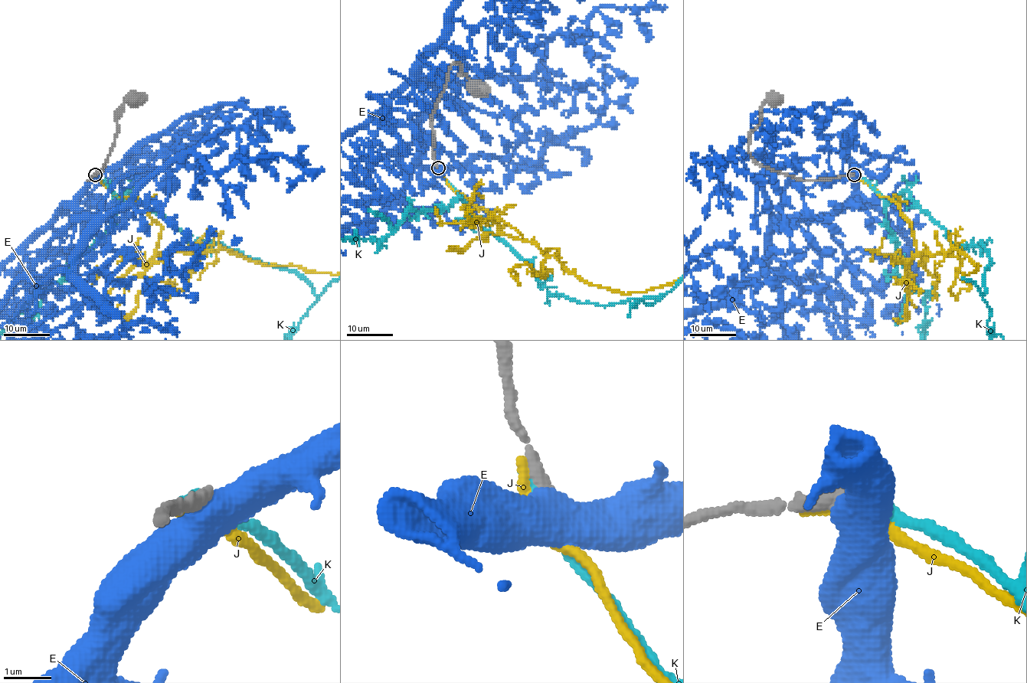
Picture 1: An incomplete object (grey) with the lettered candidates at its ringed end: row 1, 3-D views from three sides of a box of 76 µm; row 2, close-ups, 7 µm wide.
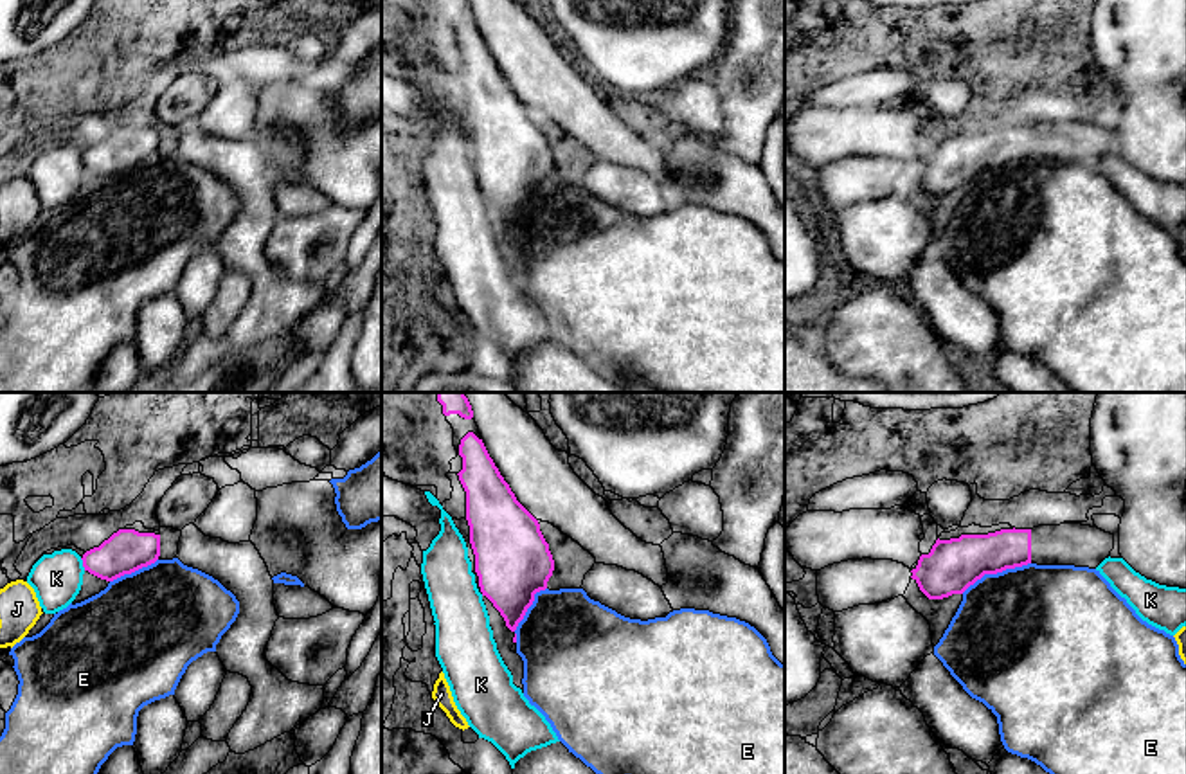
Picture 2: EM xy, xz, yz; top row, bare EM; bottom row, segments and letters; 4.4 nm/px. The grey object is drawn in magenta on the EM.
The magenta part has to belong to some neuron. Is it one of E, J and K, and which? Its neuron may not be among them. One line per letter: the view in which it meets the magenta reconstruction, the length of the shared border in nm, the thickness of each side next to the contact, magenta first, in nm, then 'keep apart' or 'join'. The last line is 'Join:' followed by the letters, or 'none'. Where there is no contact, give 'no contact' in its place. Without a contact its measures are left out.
E: yz | 340 nm | 240/500 nm | keep apart
J: no contact | keep apart
K: xy | 60 nm | 190/220 nm | keep apart
Join: none

